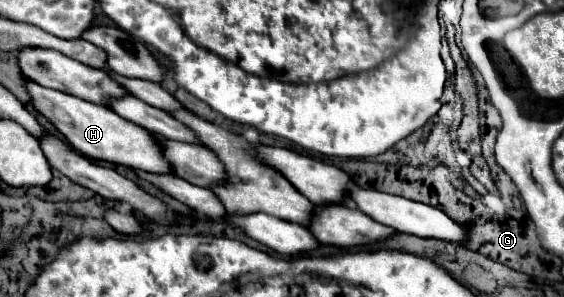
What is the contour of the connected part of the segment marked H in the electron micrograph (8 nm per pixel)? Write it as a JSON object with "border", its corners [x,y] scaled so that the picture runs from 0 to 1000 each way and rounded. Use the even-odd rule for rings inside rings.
{"border":[[[46,273],[43,293],[53,320],[57,360],[71,387],[78,387],[117,461],[117,475],[145,522],[209,549],[209,556],[223,556],[223,562],[255,556],[252,576],[266,576],[266,582],[301,582],[301,562],[298,562],[294,535],[287,529],[284,488],[273,475],[270,448],[262,448],[259,434],[209,394],[202,374],[195,374],[184,354],[145,340],[131,320],[117,320],[99,300],[71,293],[60,273]]]}

